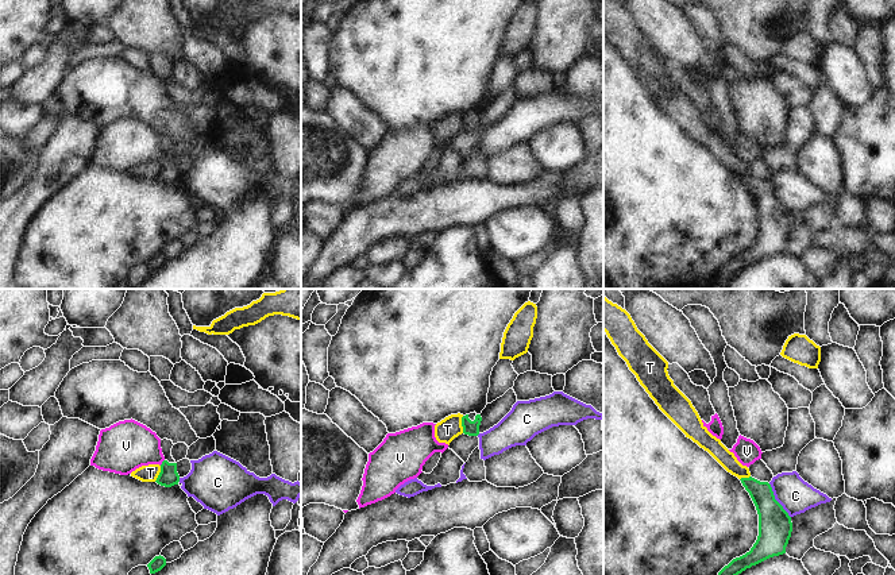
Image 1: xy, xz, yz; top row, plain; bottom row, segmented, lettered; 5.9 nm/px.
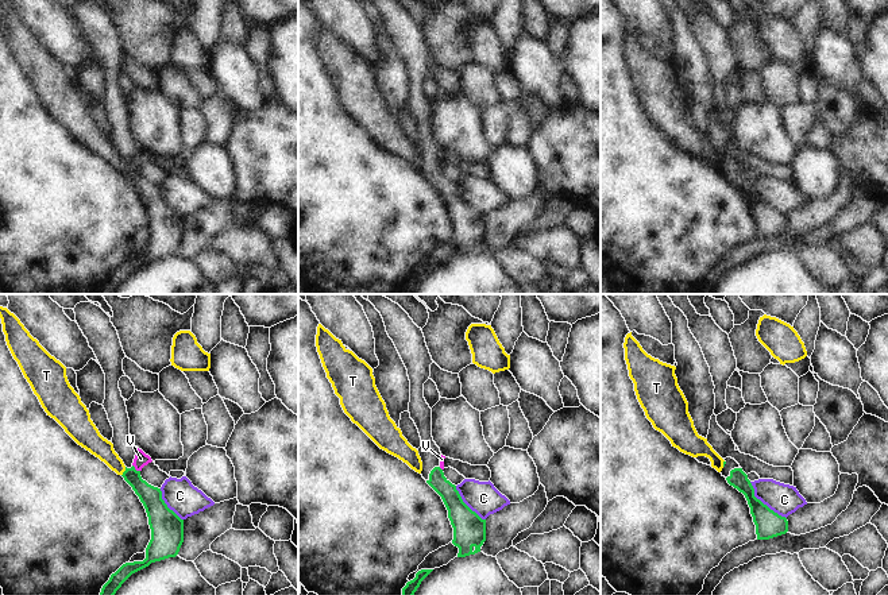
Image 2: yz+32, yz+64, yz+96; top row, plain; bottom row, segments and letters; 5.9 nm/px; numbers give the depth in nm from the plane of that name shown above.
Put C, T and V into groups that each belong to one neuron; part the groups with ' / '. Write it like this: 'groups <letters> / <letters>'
groups C / T / V

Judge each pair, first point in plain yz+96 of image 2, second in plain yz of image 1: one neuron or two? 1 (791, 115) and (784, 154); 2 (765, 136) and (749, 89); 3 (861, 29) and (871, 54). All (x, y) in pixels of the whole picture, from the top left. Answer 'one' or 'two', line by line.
1: one
2: one
3: one

